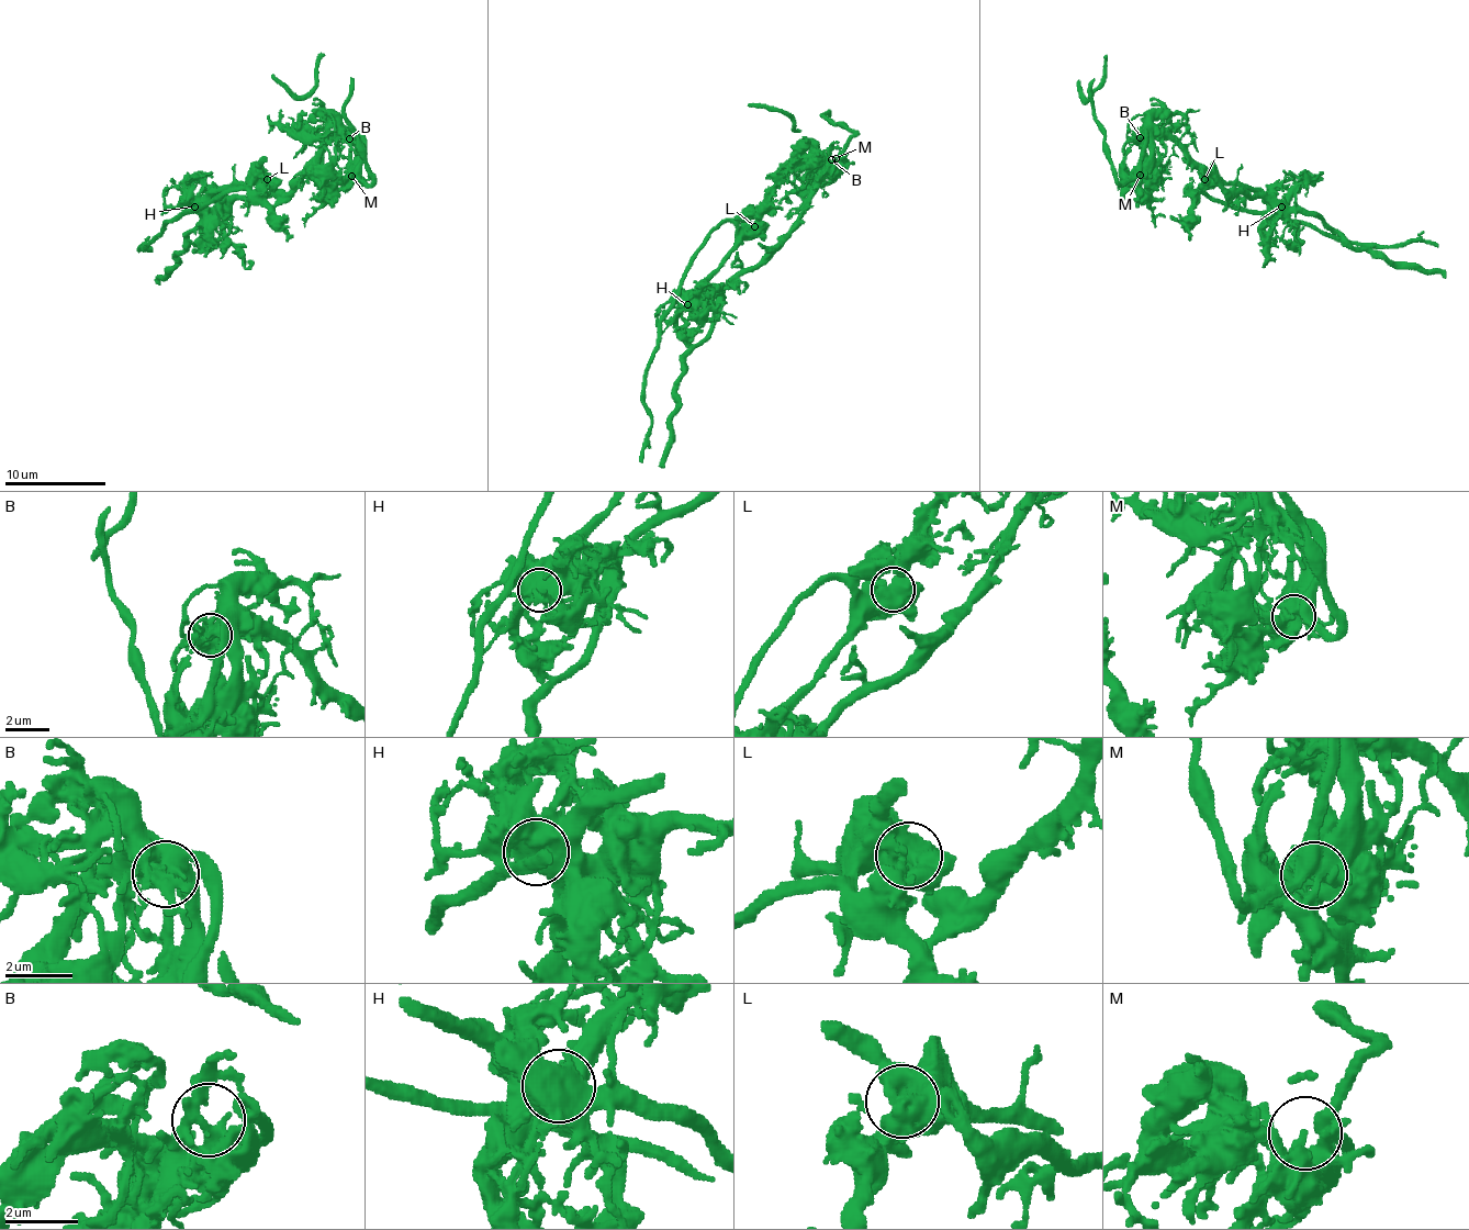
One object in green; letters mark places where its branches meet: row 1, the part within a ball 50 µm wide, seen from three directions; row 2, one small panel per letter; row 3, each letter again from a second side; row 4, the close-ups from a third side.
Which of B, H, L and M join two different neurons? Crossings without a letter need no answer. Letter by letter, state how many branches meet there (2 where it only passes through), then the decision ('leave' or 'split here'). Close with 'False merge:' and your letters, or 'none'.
B: 3 branches meet; leave
H: 1 branches meet; split here
L: 3 branches meet; leave
M: 1 branches meet; leave
False merge: H

